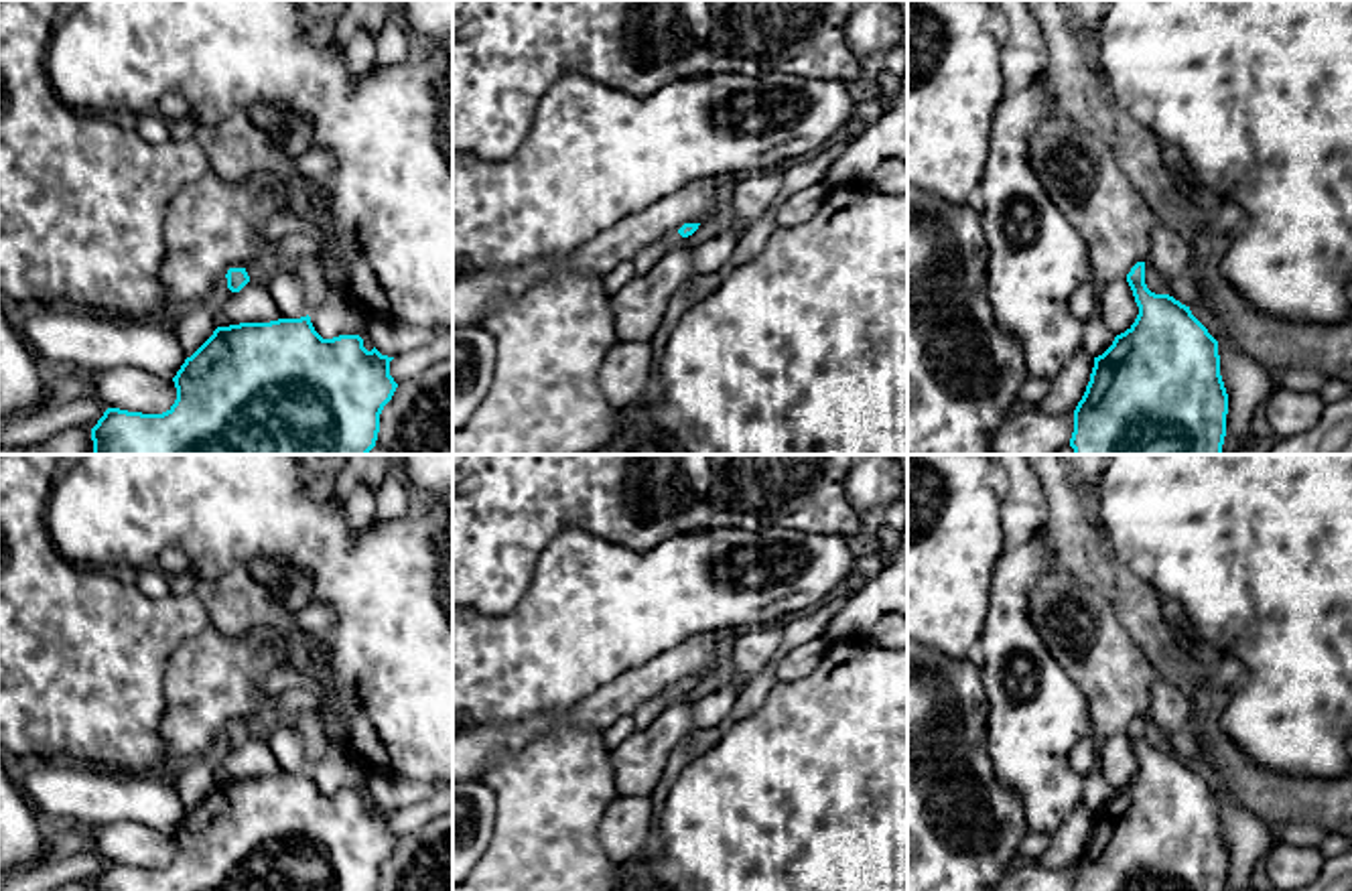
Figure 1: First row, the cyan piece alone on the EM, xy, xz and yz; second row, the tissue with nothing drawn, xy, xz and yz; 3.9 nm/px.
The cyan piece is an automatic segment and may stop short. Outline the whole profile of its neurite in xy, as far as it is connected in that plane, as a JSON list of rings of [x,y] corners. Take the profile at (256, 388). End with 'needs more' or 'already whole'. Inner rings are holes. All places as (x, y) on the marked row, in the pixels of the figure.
[[[309,315],[300,319],[217,327],[213,335],[191,357],[185,359],[185,363],[173,378],[177,388],[175,404],[162,414],[142,414],[108,408],[97,424],[91,428],[93,455],[367,455],[378,440],[380,414],[398,388],[398,384],[390,375],[392,359],[394,357],[382,355],[376,347],[367,351],[359,335],[339,335],[333,339],[323,339],[315,331]]]; already whole

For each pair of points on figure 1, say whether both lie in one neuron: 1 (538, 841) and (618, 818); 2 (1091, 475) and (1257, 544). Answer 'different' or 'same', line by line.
1: different
2: different

